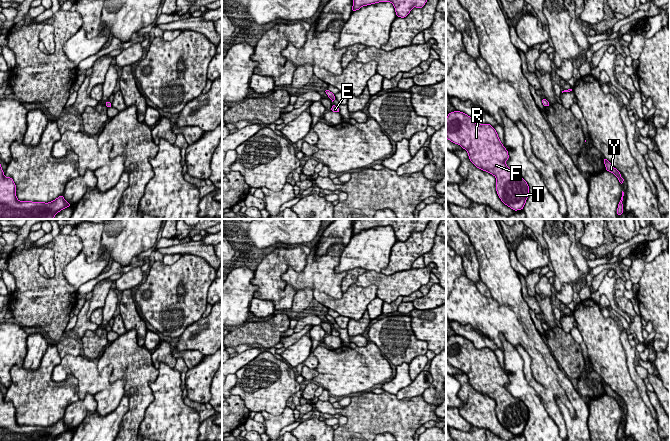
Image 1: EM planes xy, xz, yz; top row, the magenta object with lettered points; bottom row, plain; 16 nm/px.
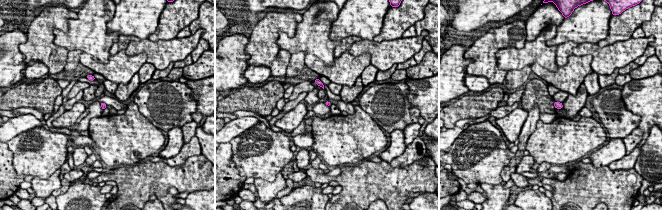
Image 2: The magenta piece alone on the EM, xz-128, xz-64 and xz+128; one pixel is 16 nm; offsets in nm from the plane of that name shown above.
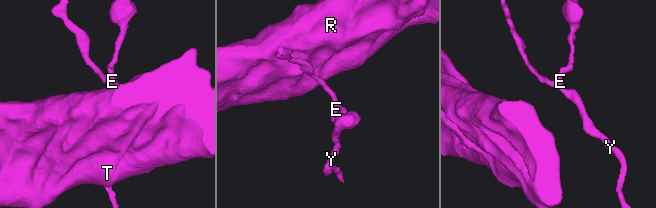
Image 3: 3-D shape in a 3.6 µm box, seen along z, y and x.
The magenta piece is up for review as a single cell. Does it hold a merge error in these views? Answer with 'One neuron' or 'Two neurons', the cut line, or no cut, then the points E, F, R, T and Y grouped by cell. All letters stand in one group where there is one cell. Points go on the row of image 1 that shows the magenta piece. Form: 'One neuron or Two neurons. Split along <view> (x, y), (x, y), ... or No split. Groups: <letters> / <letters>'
One neuron. No split. Groups: E F R T Y

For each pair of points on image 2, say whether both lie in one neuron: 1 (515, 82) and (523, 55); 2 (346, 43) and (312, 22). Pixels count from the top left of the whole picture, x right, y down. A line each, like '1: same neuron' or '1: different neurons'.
1: different neurons
2: same neuron

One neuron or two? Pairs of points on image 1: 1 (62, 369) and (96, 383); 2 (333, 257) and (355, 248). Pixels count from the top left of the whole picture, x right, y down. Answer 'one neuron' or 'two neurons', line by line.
1: one neuron
2: two neurons

